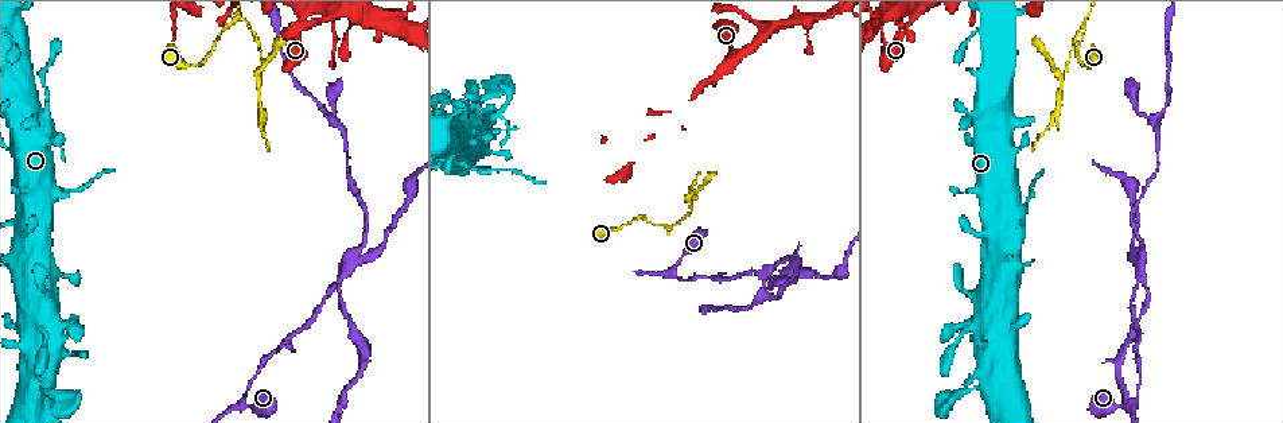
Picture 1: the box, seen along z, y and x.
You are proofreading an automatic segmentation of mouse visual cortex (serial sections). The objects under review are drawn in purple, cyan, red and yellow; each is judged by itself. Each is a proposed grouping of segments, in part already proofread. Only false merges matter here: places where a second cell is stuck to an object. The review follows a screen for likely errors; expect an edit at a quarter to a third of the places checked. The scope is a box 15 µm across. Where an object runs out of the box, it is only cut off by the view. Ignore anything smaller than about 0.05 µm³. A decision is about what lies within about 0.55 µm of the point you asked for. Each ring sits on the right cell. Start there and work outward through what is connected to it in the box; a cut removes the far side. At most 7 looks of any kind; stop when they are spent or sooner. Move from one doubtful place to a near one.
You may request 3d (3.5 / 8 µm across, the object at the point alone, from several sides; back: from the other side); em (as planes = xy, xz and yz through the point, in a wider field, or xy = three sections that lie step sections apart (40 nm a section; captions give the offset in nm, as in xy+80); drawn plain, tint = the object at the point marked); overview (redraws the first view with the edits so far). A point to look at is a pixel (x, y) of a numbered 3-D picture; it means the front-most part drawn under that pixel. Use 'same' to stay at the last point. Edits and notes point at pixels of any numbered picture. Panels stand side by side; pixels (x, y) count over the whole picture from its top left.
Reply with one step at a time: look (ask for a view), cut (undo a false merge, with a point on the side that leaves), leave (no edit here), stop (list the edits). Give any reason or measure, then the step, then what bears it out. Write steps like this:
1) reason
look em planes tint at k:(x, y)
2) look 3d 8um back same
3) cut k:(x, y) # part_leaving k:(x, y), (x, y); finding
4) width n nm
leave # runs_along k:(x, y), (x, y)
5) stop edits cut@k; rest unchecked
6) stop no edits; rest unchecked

branch point
look 3d 3.5um at 1:(666, 228)

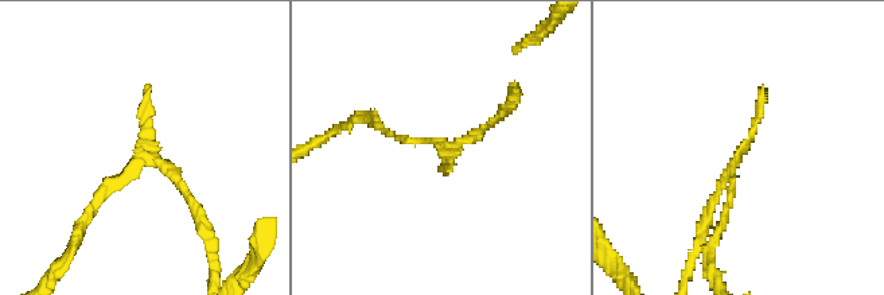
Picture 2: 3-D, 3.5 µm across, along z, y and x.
arms 3; arm_widths 100, 100, 100 nm
look em xy step 3 tint at 2:(734, 170)

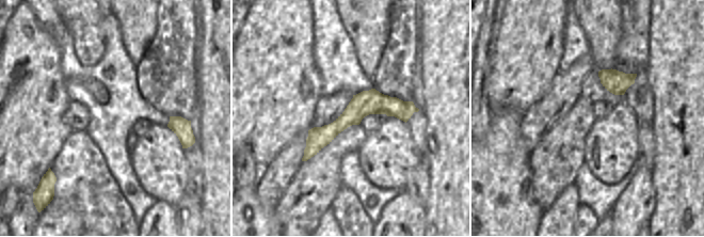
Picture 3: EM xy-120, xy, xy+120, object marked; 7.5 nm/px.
leave # runs_along 3:(414, 109), (360, 107), (306, 156); continuous, no second cell

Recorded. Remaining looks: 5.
branch point
look 3d 8um at 1:(258, 73)

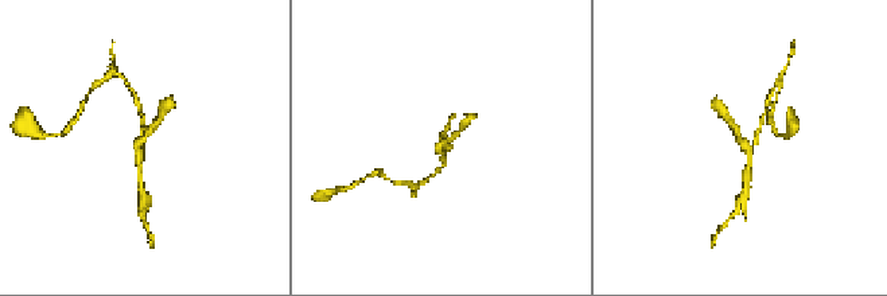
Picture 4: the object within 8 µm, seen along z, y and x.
arms 3; arm_widths 100, 150, 200 nm
look em xy step 1 tint at 4:(139, 145)

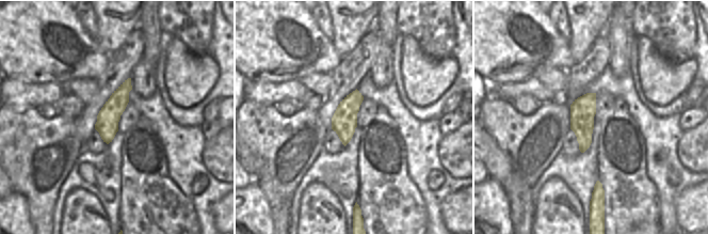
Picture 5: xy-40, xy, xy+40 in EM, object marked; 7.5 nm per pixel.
cut 4:(735, 128) # two cells meet here

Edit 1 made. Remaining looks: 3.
look 3d 3.5um back at 1:(1025, 205)

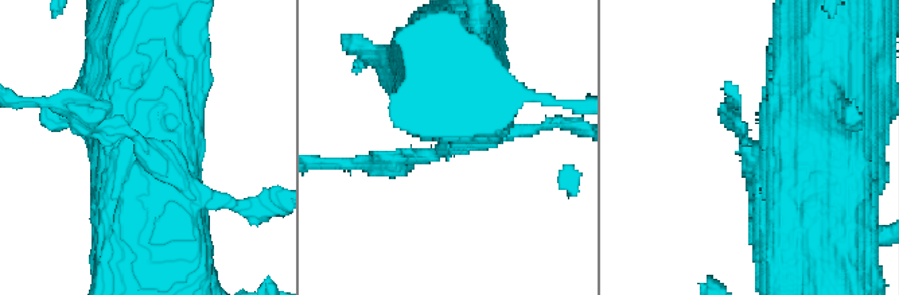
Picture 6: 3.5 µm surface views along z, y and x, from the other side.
need the tissue
look em planes tint at 6:(746, 147)

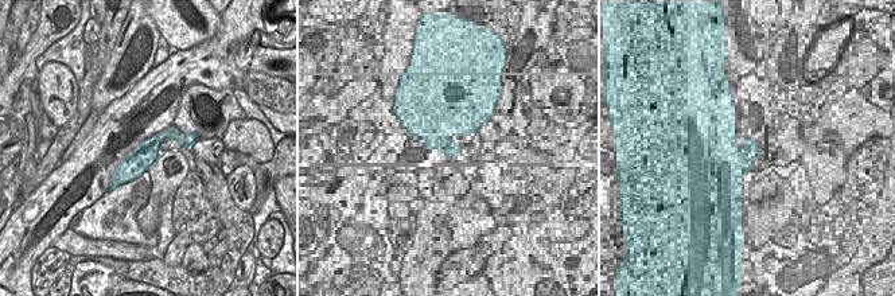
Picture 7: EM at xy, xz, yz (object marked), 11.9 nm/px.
cut 6:(252, 206) # part_leaving 6:(440, 150), (386, 167), (341, 163); a second cell is stuck on

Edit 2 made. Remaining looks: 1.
stop edits cut@4, cut@6; rest unchecked

